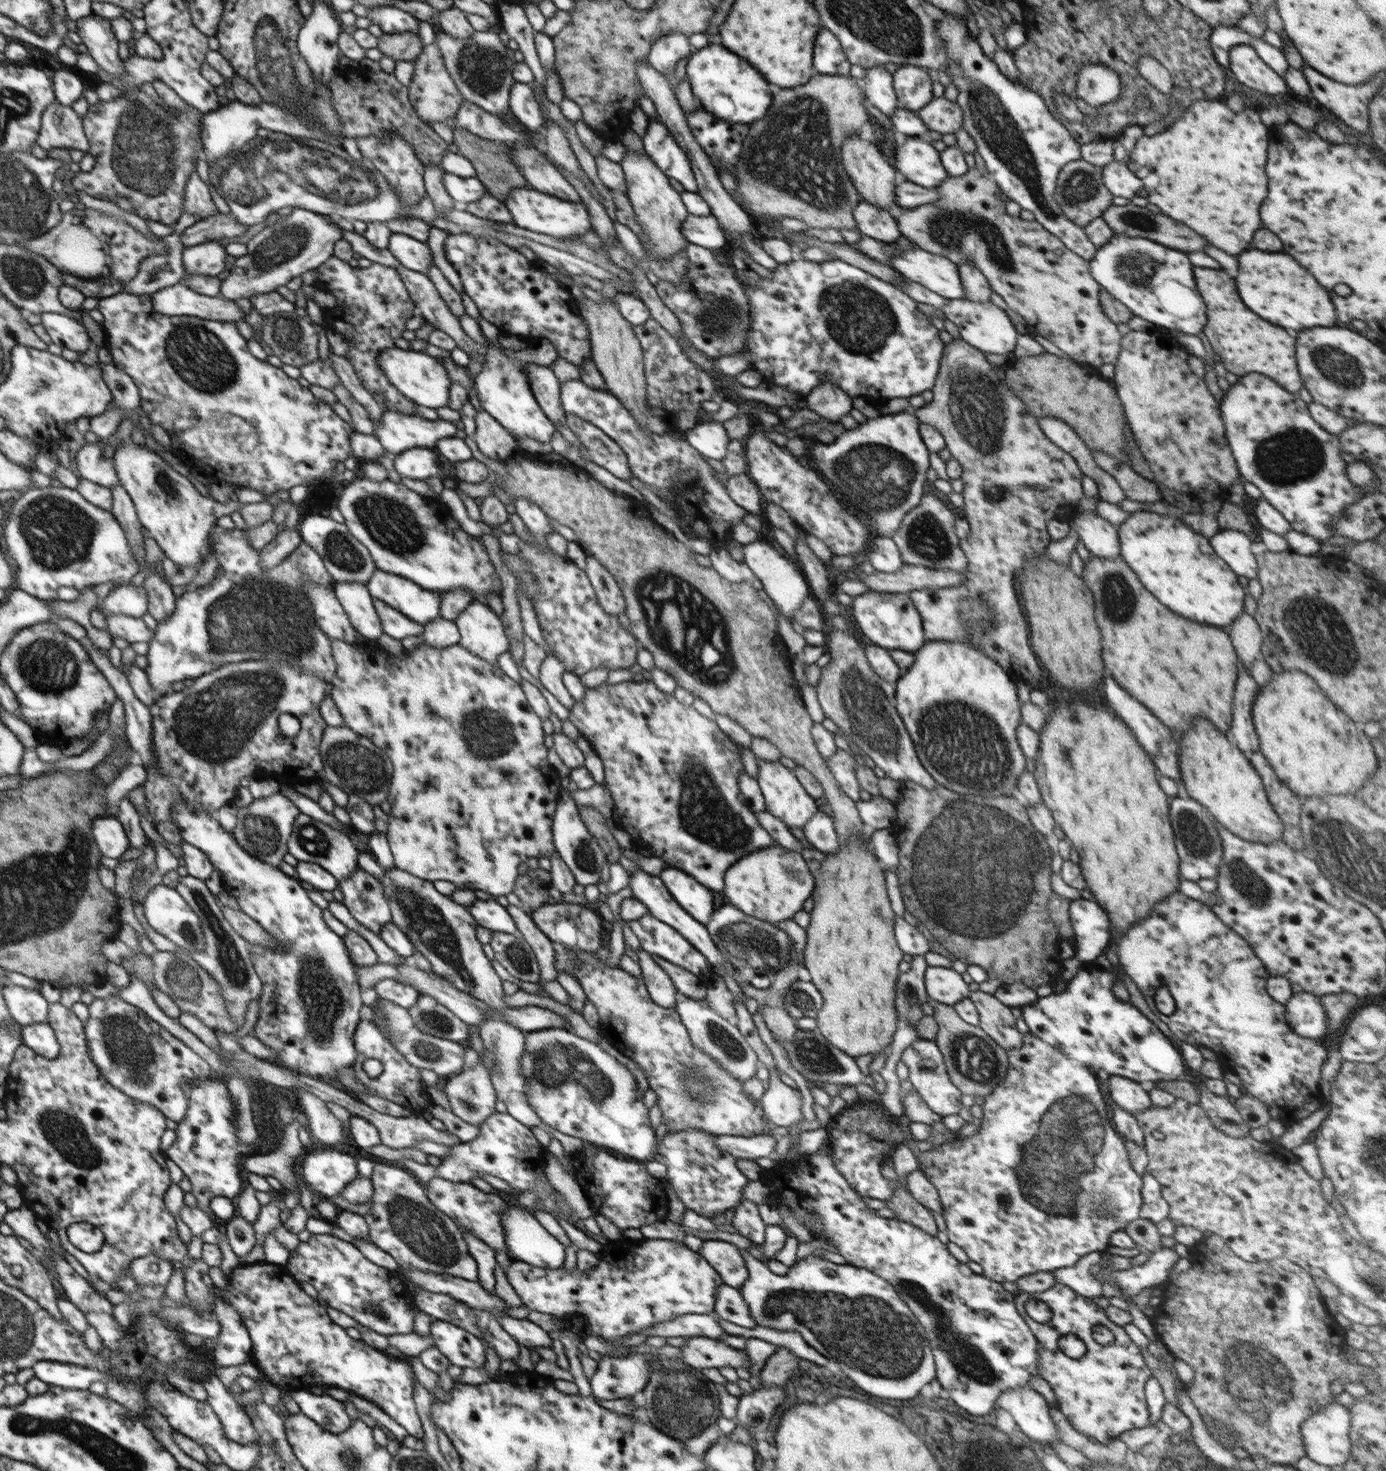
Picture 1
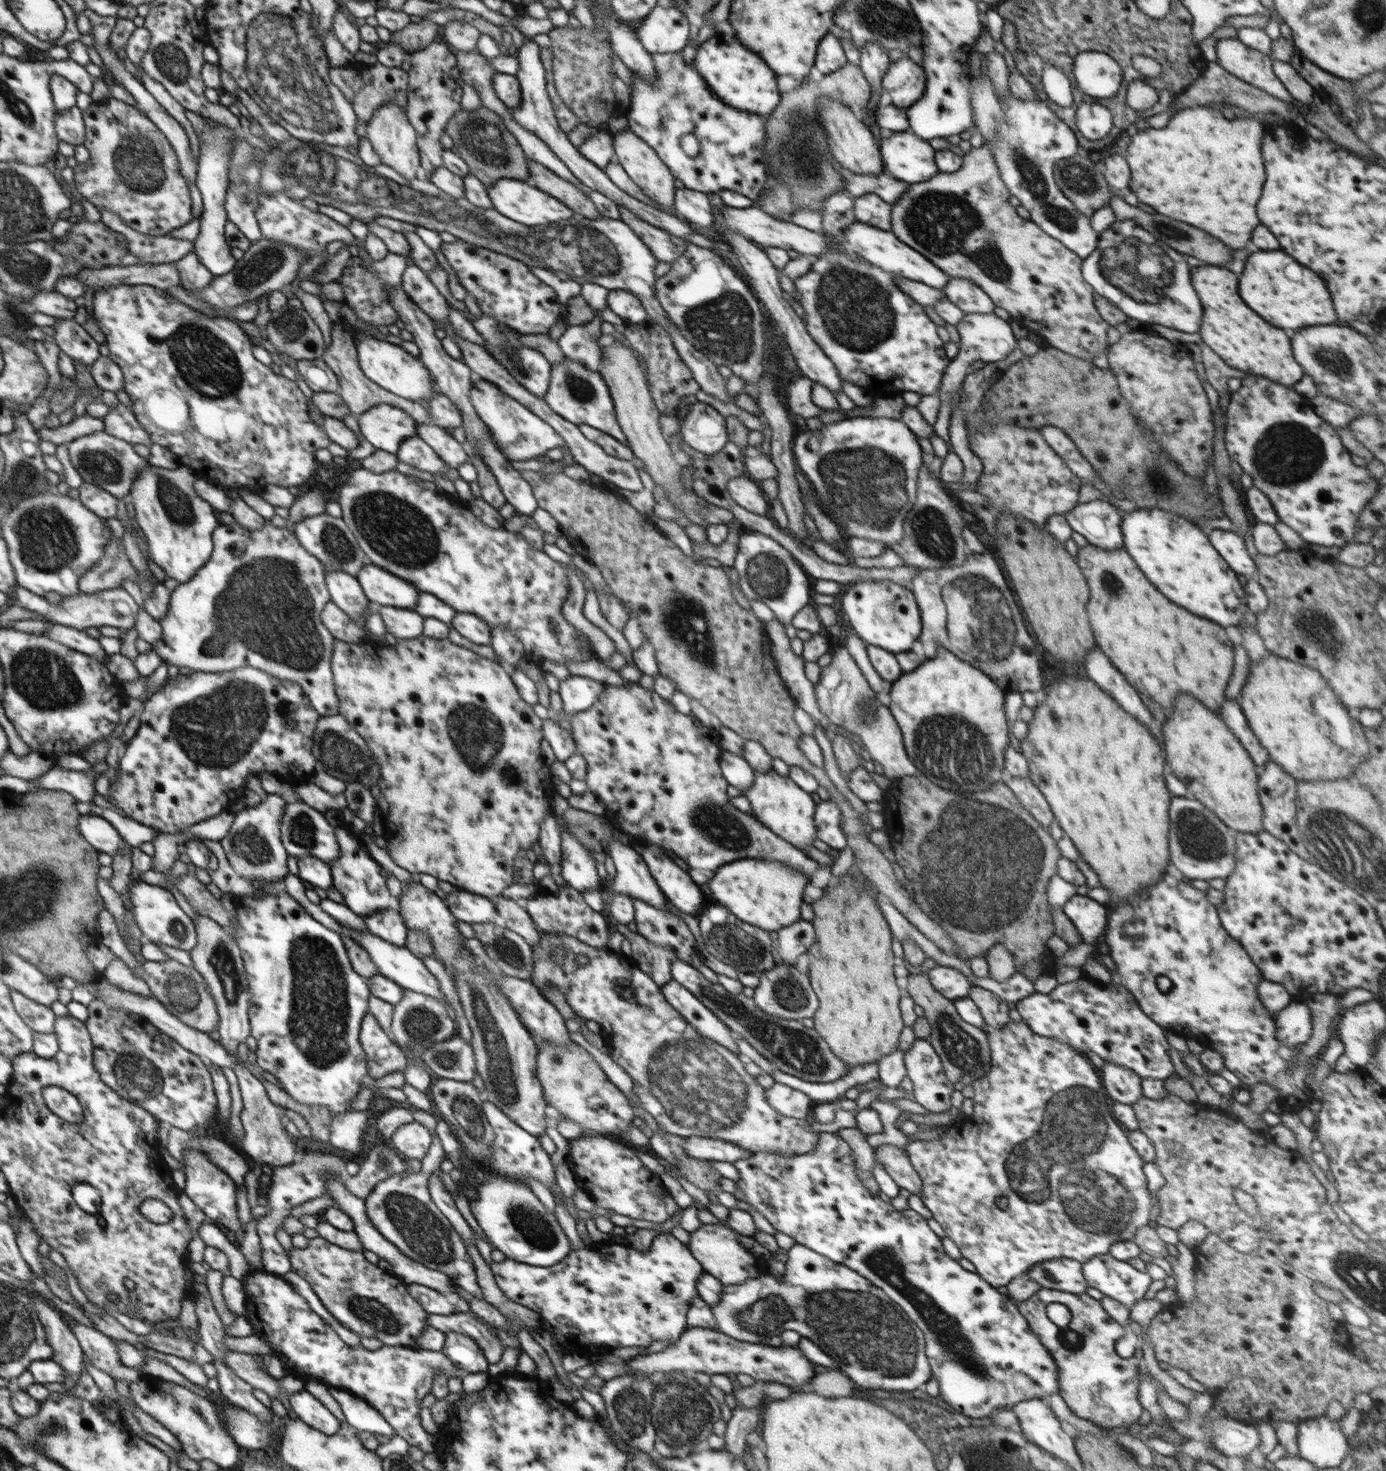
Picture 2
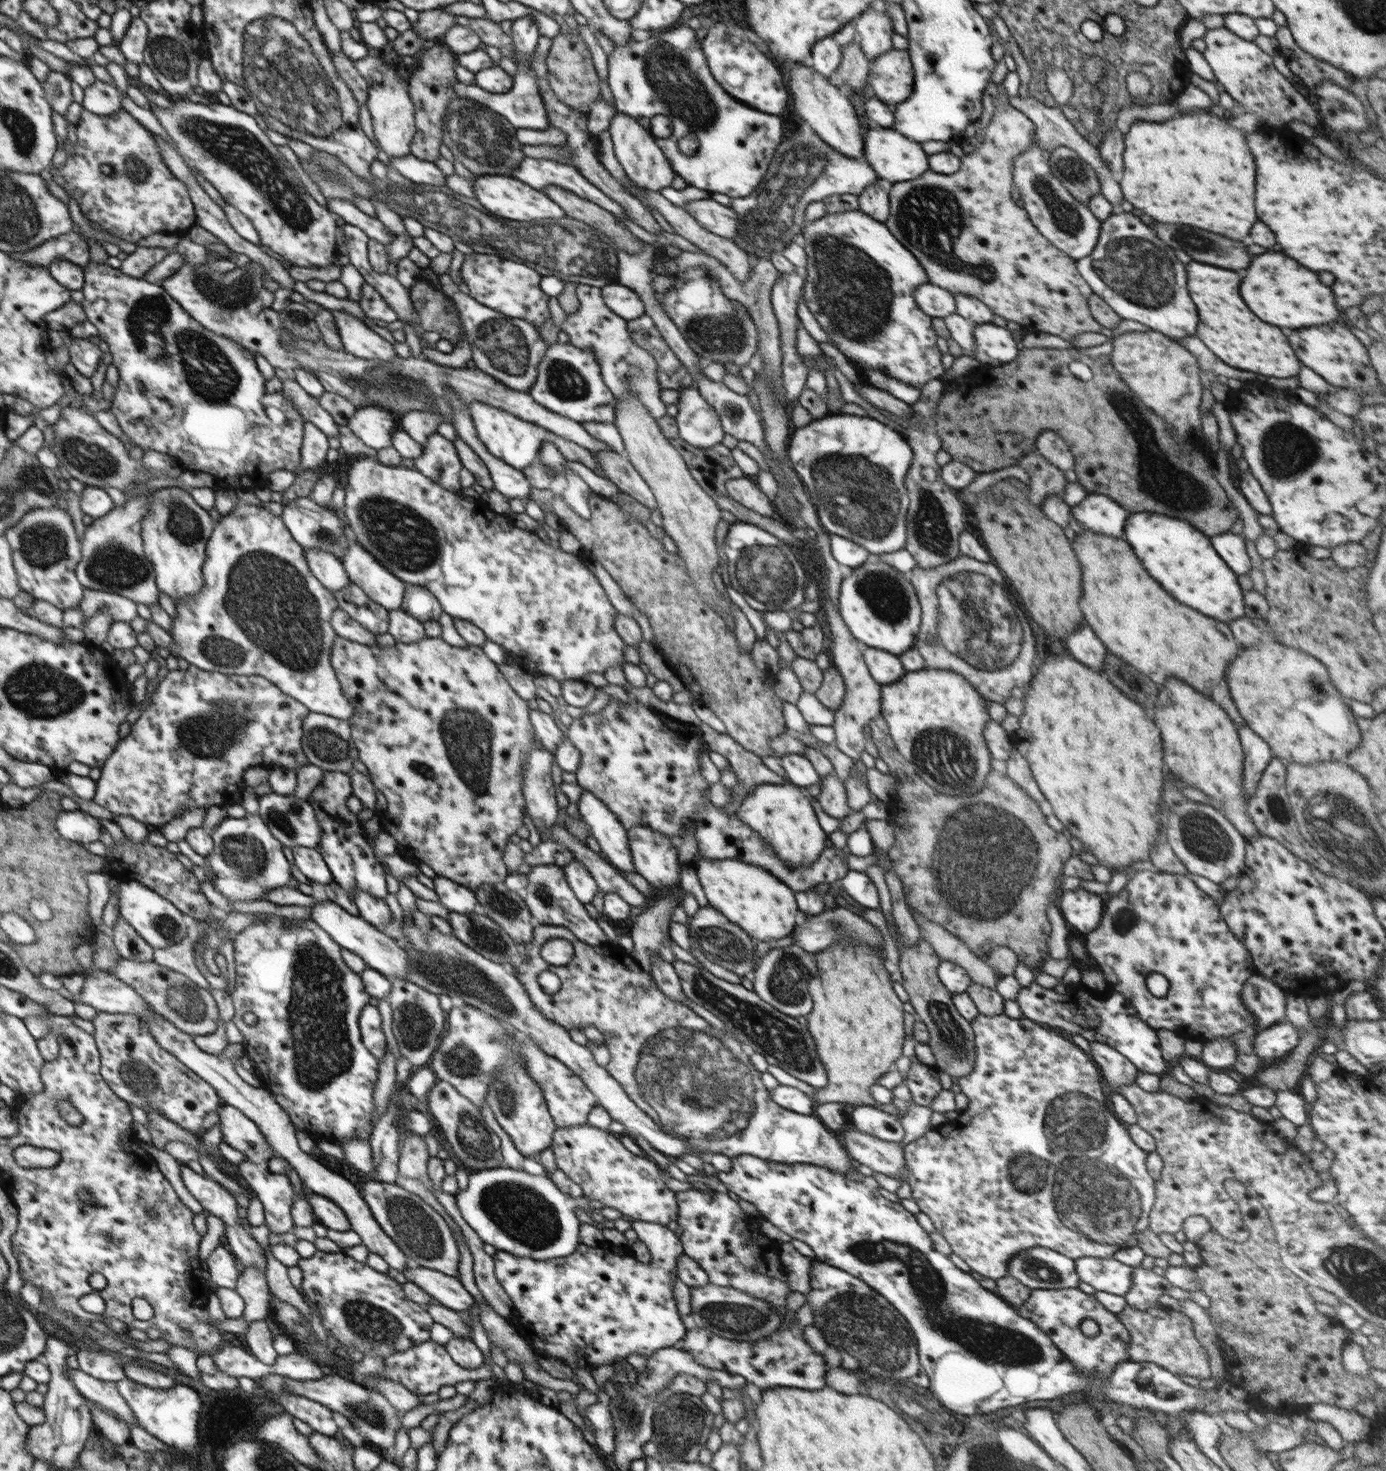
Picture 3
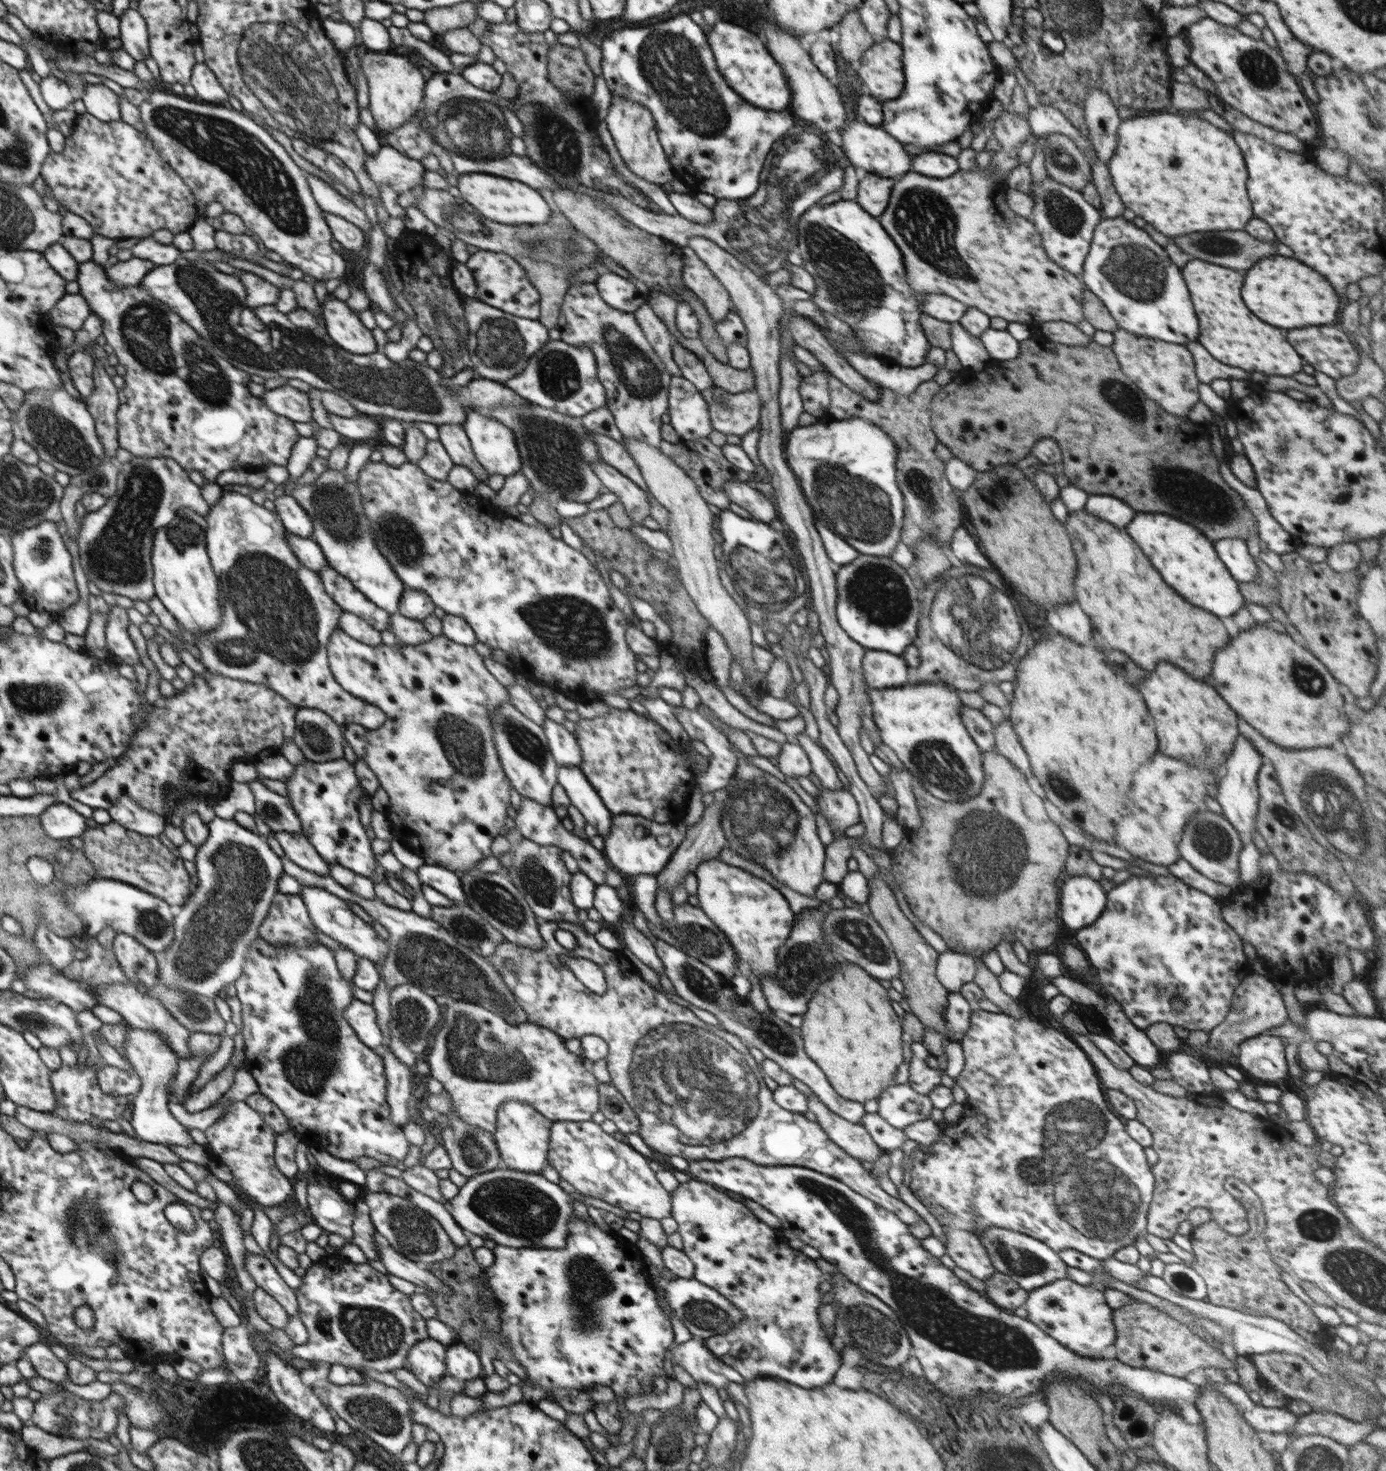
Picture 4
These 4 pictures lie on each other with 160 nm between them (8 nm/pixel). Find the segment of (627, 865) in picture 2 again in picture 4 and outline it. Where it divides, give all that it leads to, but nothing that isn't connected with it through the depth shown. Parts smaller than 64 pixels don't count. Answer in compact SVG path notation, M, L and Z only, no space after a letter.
M559 766L557 783L566 789L571 804L574 804L584 815L586 823L595 826L601 837L607 836L612 825L612 813L607 810L606 805L579 767Z

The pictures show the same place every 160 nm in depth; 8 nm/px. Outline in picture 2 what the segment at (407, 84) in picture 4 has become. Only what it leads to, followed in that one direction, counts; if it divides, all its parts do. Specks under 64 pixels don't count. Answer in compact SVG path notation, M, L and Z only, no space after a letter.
M386 103L386 105L382 105L380 109L374 111L372 119L368 122L365 137L370 141L374 152L377 152L382 164L395 170L406 180L413 180L413 178L421 176L421 158L417 147L417 133L410 125L407 112L402 111L398 105Z

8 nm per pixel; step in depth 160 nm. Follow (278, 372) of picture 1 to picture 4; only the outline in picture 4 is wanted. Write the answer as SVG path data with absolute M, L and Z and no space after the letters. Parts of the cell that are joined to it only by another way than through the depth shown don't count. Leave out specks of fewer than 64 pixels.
M92 259L79 263L76 282L79 284L79 294L87 300L91 314L95 314L101 320L103 335L108 342L107 344L113 348L114 354L118 357L119 364L122 364L126 369L126 374L123 376L124 387L120 389L118 393L120 401L117 410L117 437L119 447L125 448L134 456L173 458L187 472L191 470L200 472L206 479L206 482L215 482L216 478L220 476L224 470L240 470L240 468L248 468L262 471L271 464L286 466L292 452L292 447L301 437L298 430L296 430L296 426L294 426L294 421L271 411L260 397L252 395L250 391L248 391L248 384L251 383L251 374L240 370L233 362L228 360L228 358L222 358L223 355L217 350L210 350L208 342L202 340L202 336L200 336L200 334L198 334L198 332L196 332L196 330L194 330L194 328L187 322L184 322L181 316L178 316L173 310L170 310L170 308L164 305L161 300L154 298L140 285L133 287L117 287L115 284L112 284L108 278L106 268L107 267L103 267L100 263L97 263Z

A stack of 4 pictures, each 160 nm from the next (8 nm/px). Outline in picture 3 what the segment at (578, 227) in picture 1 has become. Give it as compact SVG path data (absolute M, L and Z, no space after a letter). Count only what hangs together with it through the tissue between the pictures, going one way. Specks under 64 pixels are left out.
M481 175L475 177L474 198L484 207L487 213L495 213L502 218L515 220L517 222L530 222L531 220L544 220L544 218L562 218L565 211L546 196L542 191L535 190L518 180L514 176Z

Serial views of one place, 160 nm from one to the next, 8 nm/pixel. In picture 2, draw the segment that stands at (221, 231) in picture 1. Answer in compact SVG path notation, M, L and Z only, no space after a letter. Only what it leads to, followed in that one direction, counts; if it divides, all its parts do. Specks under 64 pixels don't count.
M102 210L101 221L125 236L130 252L146 264L175 263L194 250L195 243L170 235L153 237L134 230L121 220L119 214Z

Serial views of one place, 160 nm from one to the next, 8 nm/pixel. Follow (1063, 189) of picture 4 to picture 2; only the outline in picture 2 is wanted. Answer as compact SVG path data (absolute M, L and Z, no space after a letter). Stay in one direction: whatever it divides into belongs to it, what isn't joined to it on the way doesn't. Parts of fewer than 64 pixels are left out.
M988 76L972 77L971 105L973 128L980 131L984 144L991 146L1002 182L1010 195L1020 200L1020 204L1030 212L1029 220L1080 258L1092 254L1097 247L1099 233L1092 228L1089 217L1064 197L1054 178L1056 162L1078 155L1076 134L1037 96L1026 100L1010 93L1005 99L999 99Z

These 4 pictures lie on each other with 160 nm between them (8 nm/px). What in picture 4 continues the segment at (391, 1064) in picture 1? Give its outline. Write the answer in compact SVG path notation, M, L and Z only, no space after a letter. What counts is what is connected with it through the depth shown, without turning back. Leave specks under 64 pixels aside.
M354 999L344 1011L344 1018L365 1046L377 1051L381 1050L384 1034L378 1027L377 1014L371 1004Z

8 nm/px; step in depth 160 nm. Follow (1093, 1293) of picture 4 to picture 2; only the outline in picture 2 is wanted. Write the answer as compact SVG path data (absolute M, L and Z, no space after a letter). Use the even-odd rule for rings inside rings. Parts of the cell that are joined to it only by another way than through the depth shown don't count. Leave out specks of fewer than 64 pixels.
M1041 1287L1037 1294L1017 1302L1017 1308L1052 1355L1058 1369L1059 1394L1073 1414L1103 1429L1117 1426L1129 1428L1138 1422L1144 1409L1139 1401L1139 1363L1145 1360L1143 1351L1138 1348L1129 1358L1122 1358L1116 1353L1114 1345L1127 1333L1127 1328L1104 1310L1100 1300L1094 1300L1088 1294L1069 1294ZM1052 1302L1064 1304L1072 1314L1067 1327L1079 1340L1080 1347L1075 1347L1075 1350L1066 1350L1061 1346L1060 1327L1046 1315L1046 1306Z

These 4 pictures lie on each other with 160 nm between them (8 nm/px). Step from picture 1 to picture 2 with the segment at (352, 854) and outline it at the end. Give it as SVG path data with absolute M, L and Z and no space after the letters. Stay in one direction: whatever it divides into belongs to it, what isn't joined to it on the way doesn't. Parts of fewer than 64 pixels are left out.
M304 802L287 803L280 825L281 841L290 856L315 856L322 862L330 864L341 855L335 828L326 821L324 814L317 812Z

